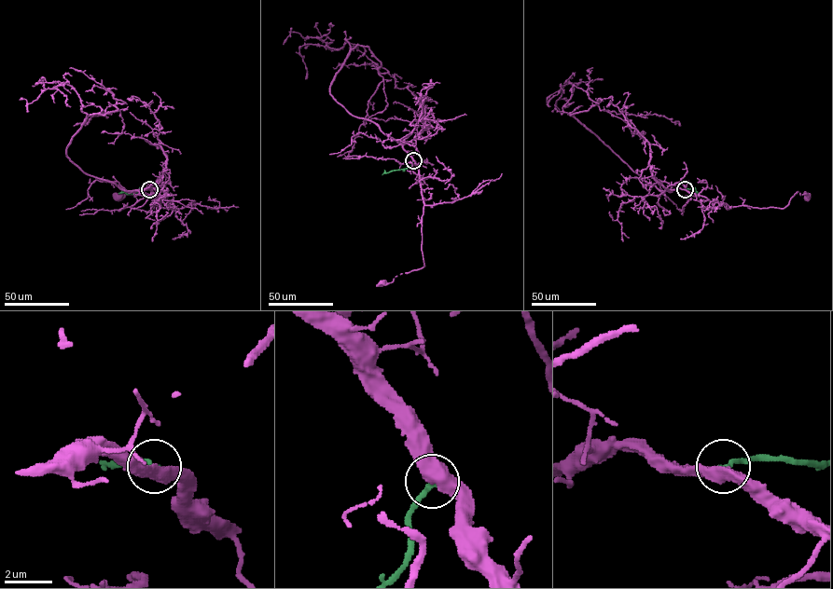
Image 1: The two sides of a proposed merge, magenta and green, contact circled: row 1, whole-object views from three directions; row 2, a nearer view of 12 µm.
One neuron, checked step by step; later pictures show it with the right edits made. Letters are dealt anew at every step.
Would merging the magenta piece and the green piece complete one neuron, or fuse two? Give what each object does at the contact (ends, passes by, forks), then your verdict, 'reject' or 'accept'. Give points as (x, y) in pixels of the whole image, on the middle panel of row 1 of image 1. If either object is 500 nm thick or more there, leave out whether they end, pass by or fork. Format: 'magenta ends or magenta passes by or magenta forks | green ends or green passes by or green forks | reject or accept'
accept

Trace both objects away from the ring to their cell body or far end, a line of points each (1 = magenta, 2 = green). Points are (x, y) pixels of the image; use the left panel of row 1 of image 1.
1: (149, 189), (159, 208), (160, 199), (141, 191), (118, 197)
2: (149, 189), (127, 194), (120, 187)

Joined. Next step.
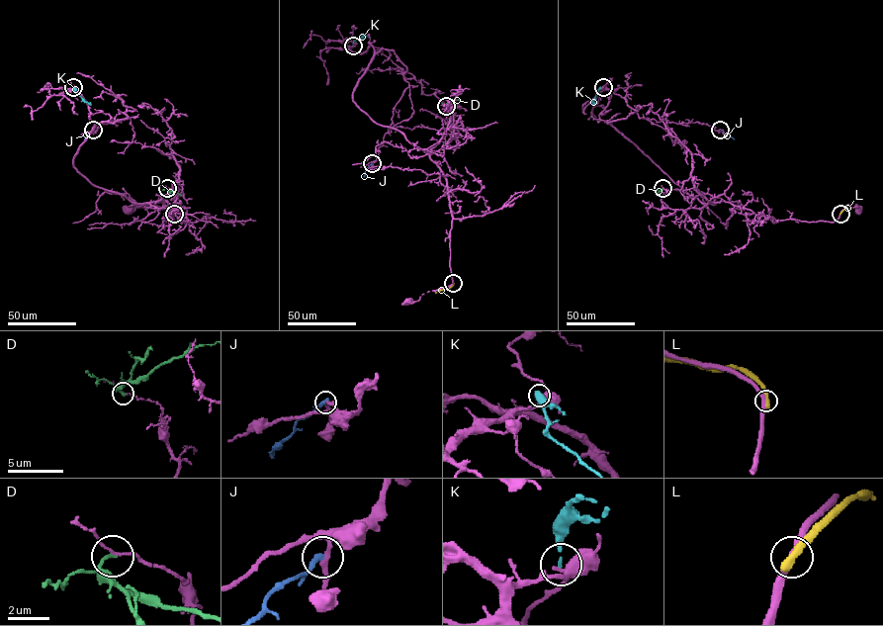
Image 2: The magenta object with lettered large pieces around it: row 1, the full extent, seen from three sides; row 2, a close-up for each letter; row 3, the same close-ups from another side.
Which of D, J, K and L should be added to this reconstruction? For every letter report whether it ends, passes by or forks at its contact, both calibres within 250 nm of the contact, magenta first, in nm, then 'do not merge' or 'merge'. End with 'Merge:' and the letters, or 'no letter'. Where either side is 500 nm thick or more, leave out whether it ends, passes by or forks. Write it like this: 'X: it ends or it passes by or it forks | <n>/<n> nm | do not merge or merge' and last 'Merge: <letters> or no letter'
D: it ends | 100/180 nm | do not merge
J: it ends | 220/300 nm | do not merge
K: it ends | 260/130 nm | do not merge
L: it ends | 300/460 nm | do not merge
Merge: no letter

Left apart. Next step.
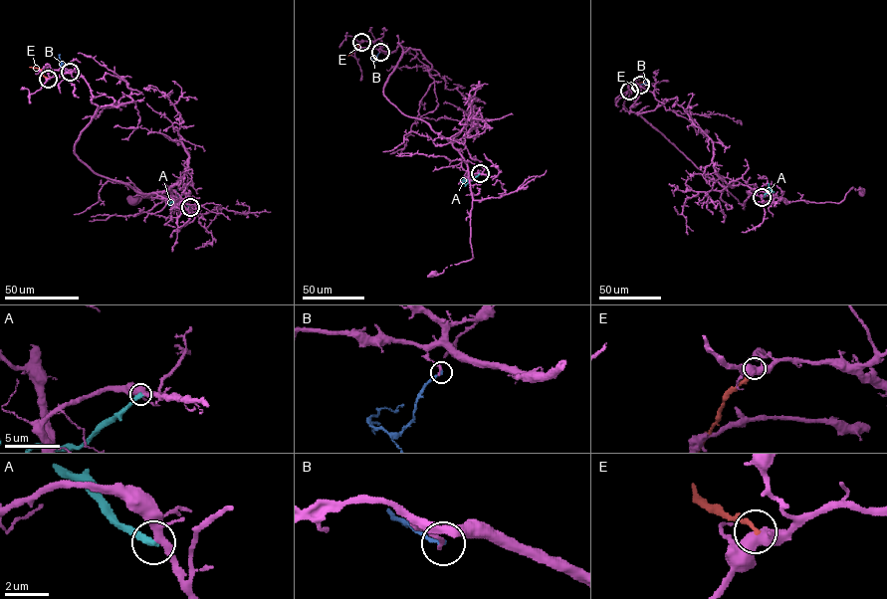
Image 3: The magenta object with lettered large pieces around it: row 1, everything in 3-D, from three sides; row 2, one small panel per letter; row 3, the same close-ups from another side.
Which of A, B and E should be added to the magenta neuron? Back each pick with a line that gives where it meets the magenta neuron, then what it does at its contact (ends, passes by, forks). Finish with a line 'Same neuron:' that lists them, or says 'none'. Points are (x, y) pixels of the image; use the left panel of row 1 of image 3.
Same neuron: none

